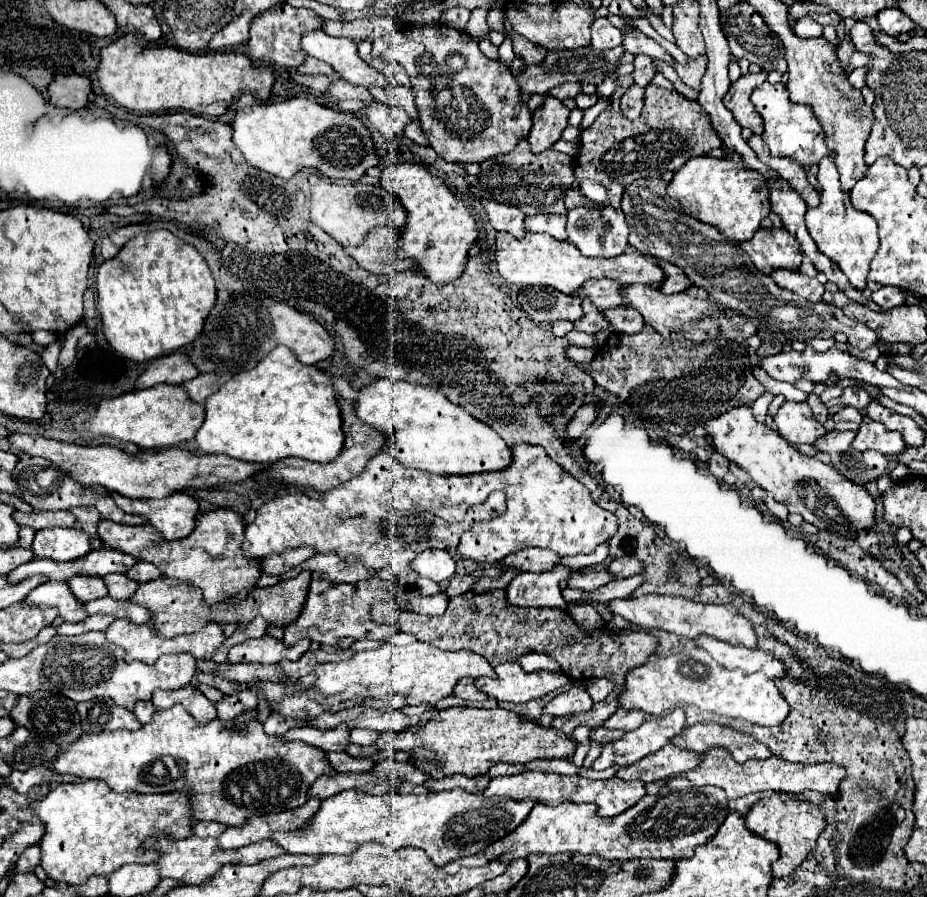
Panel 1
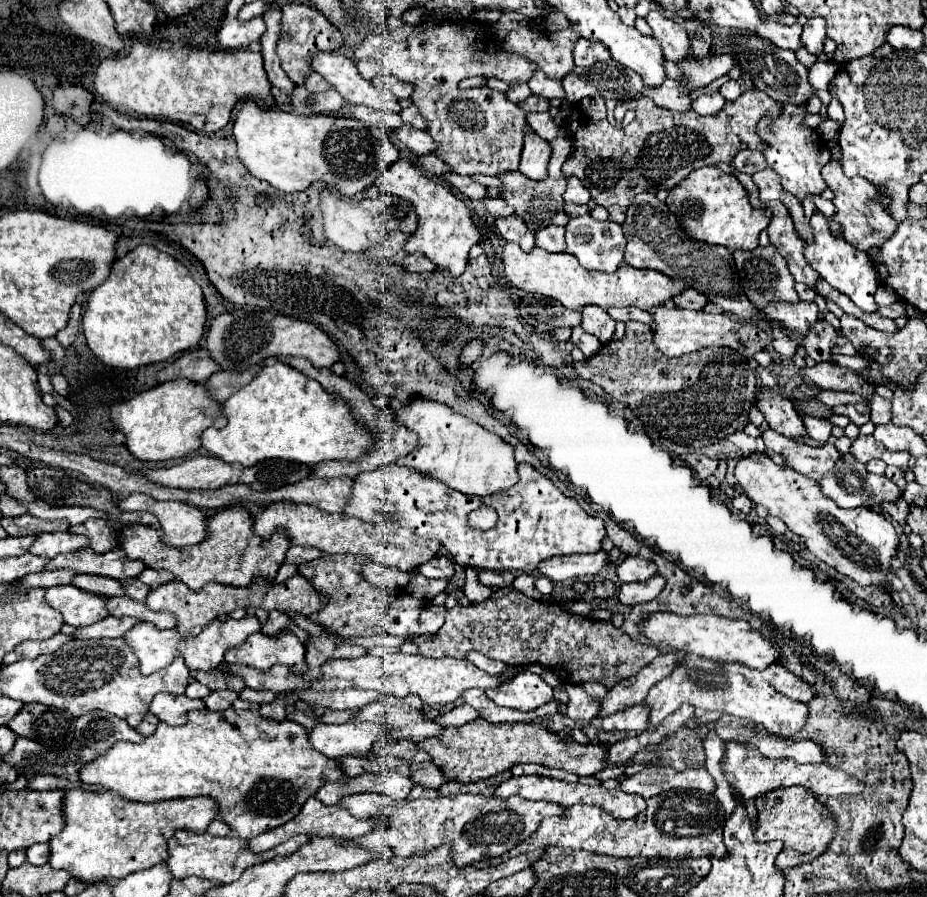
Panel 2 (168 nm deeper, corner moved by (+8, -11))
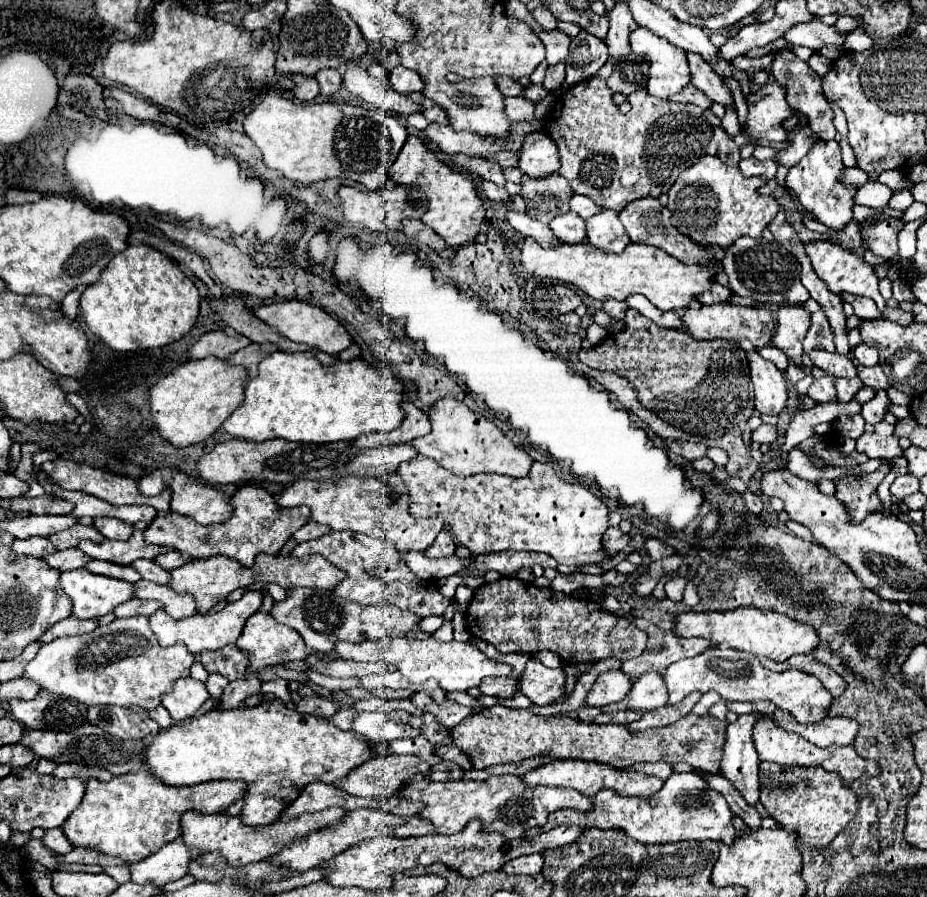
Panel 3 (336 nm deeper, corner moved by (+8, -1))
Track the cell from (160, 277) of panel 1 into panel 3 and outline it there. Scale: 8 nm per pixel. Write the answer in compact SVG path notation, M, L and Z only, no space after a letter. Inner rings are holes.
M129 245L101 271L97 283L81 293L81 311L93 335L115 351L163 347L193 329L199 317L199 291L179 265L149 245Z

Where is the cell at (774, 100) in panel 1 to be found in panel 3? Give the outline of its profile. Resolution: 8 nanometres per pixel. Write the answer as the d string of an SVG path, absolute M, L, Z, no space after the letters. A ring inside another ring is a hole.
M815 141L809 153L789 169L787 187L797 195L801 205L815 215L815 219L829 229L843 229L853 217L853 195L855 189L847 189L837 183L837 177L845 169L841 161L841 147L837 141Z

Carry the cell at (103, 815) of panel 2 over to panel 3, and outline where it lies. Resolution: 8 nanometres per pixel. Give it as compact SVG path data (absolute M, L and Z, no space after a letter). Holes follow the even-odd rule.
M147 771L119 775L107 783L89 779L81 805L63 823L63 833L73 847L89 847L103 855L119 857L131 865L177 839L181 835L179 819L185 811L221 813L233 801L243 799L243 793L245 783L237 781L207 781L193 787L169 787L161 785Z

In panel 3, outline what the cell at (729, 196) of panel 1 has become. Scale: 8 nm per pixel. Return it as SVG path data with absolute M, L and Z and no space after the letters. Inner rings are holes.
M703 155L693 167L685 169L677 181L673 183L673 187L669 189L669 209L673 213L671 223L685 235L689 235L691 239L699 241L699 243L709 243L709 245L721 245L721 247L729 247L735 243L735 239L747 235L747 237L761 237L763 229L773 221L773 217L779 211L777 201L771 195L759 195L757 189L761 185L765 185L767 179L765 177L743 177L741 171L737 167L727 167L721 159L711 157L711 155Z

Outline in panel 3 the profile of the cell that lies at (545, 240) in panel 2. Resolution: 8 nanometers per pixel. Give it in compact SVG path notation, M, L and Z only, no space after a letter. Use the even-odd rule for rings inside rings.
M565 213L549 223L553 235L561 243L583 243L585 241L585 223L577 213Z

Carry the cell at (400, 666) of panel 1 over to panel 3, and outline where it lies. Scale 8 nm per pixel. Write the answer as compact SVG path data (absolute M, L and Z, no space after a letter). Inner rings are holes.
M379 639L379 641L363 641L363 643L335 643L333 651L339 659L345 661L385 661L387 665L395 665L403 677L411 683L421 685L427 679L435 679L441 689L445 691L467 691L477 687L485 677L501 677L511 675L511 667L489 659L483 651L479 651L473 643L459 643L459 641L419 641L419 639Z

